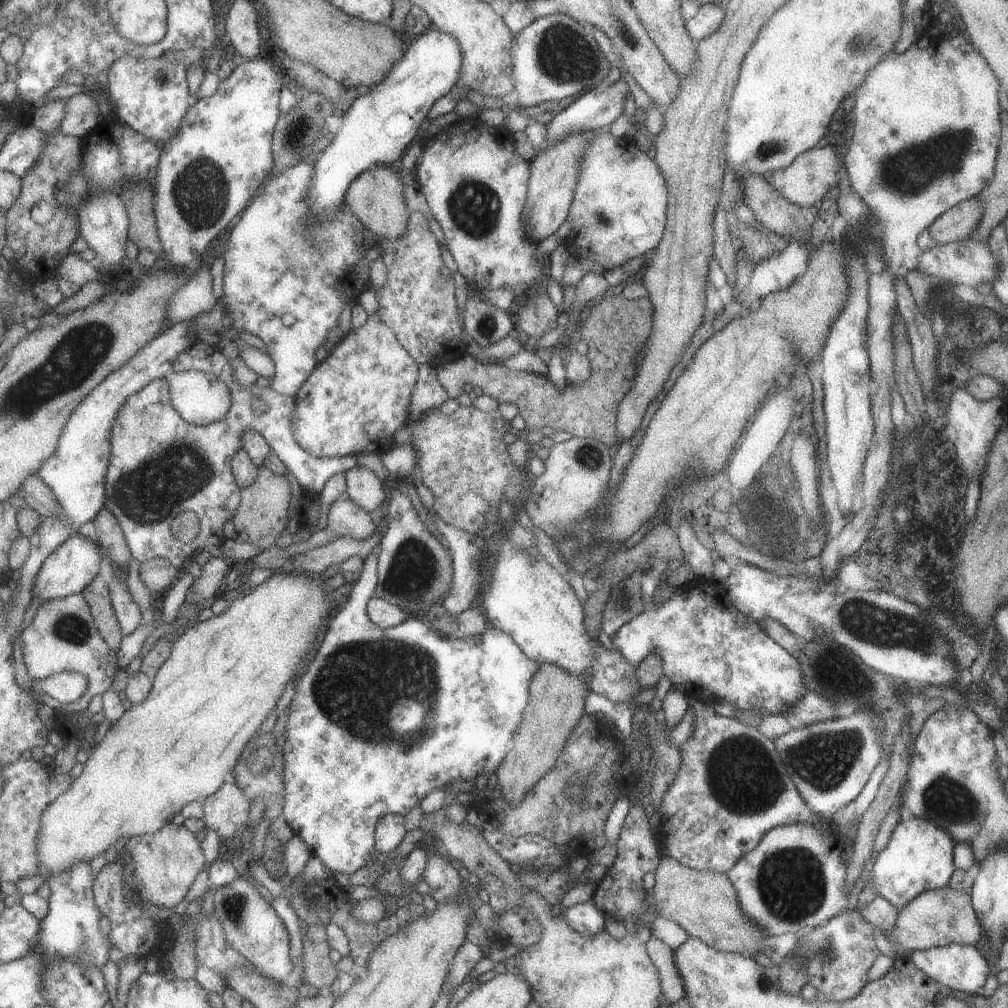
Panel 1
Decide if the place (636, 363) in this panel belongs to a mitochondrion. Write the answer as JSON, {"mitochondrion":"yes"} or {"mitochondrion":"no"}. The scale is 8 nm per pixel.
{"mitochondrion":"no"}

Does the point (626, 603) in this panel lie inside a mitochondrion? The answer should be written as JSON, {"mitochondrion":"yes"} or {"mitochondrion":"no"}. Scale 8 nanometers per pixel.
{"mitochondrion":"yes"}

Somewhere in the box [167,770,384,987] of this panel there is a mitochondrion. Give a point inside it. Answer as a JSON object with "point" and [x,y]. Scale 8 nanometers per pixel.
{"point":[233,910]}

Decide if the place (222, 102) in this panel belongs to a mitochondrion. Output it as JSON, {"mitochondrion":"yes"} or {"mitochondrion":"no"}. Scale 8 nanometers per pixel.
{"mitochondrion":"no"}

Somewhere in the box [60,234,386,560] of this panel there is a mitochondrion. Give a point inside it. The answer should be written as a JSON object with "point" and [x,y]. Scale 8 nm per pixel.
{"point":[148,495]}

